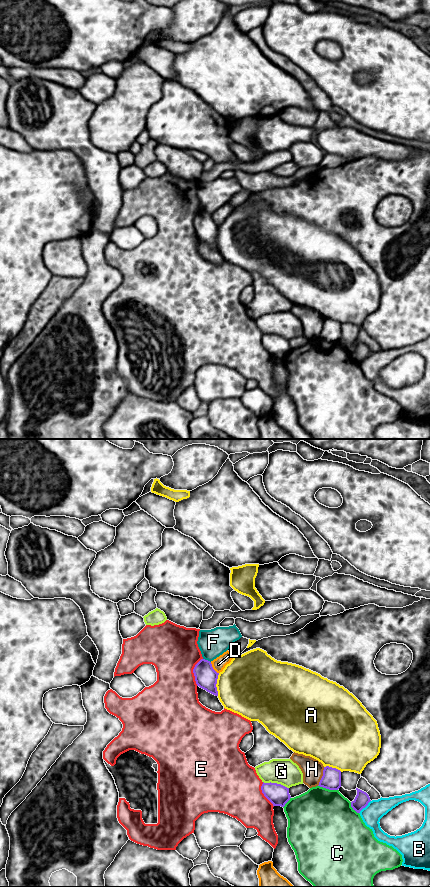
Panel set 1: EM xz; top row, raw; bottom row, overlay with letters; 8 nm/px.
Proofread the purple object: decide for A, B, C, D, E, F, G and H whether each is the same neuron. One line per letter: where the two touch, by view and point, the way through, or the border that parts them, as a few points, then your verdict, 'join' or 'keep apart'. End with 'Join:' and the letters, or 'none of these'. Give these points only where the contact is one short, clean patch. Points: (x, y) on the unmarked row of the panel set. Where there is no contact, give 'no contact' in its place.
A: contact xz (216, 235); keep apart
B: contact xz (364, 359); border xz (370, 352), (359, 365); keep apart
C: contact xz (328, 340); keep apart
D: contact xz (212, 220); keep apart
E: contact xz (193, 224); keep apart
F: contact xz (207, 212); border xz (203, 210), (210, 214); keep apart
G: contact xz (276, 335); keep apart
H: contact xz (322, 328); keep apart
Join: none of these

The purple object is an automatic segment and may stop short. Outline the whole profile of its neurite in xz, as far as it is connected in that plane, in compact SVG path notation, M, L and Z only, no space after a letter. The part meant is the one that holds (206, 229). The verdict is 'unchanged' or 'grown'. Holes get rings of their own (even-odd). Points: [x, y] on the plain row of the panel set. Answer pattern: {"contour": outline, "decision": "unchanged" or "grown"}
{"contour": "M201 211L195 217L193 225L197 238L215 248L218 248L216 236L219 225L213 221L210 213Z", "decision": "unchanged"}

